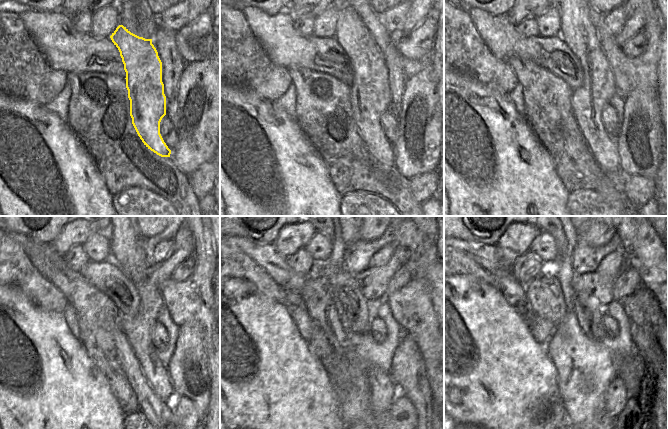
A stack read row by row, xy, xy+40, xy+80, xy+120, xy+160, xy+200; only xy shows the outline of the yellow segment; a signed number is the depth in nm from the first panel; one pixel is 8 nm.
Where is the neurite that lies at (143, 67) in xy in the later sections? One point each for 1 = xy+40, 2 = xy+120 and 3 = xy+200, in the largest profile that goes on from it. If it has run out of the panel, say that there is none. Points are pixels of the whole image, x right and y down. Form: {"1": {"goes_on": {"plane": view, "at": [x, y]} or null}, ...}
{"1": {"goes_on": {"plane": "xy+40", "at": [369, 92]}}, "2": {"goes_on": {"plane": "xy+120", "at": [126, 250]}}, "3": {"goes_on": {"plane": "xy+200", "at": [614, 395]}}}

